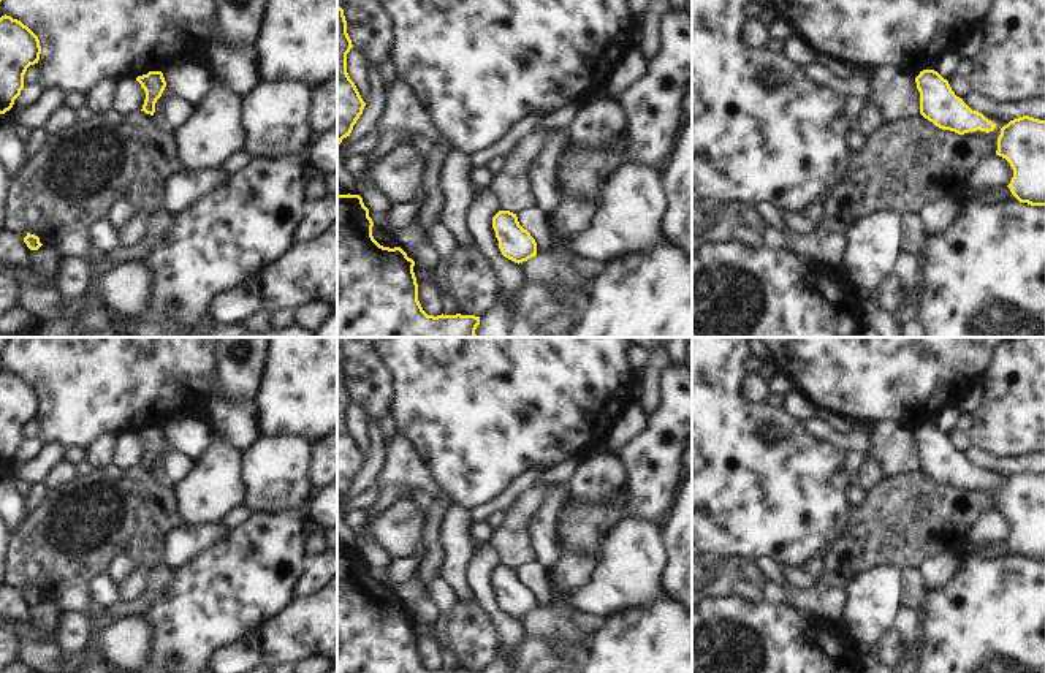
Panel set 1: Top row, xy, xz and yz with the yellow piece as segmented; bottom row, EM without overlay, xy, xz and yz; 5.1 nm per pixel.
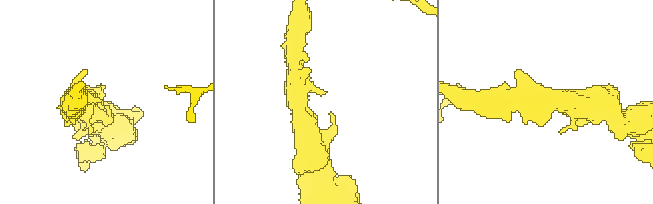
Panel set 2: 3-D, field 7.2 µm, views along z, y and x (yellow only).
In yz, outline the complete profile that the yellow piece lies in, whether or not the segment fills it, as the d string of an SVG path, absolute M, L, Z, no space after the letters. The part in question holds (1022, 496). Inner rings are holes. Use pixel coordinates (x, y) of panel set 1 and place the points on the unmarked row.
M1023 470L1001 483L996 510L1005 513L1013 532L1007 540L1020 557L1045 561L1045 475Z

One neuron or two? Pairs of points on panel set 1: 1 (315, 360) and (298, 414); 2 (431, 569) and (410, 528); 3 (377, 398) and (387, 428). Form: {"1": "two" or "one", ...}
{"1": "one", "2": "two", "3": "two"}

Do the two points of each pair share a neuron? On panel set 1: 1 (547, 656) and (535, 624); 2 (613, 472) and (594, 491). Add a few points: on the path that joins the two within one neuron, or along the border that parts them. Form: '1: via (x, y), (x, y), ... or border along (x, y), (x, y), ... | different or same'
1: border along (532, 634), (539, 637) | different
2: via (608, 477), (599, 486) | same

